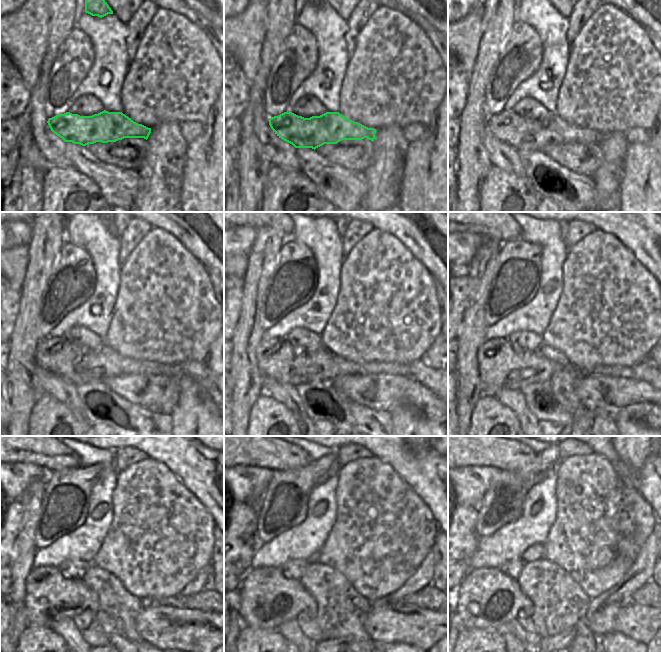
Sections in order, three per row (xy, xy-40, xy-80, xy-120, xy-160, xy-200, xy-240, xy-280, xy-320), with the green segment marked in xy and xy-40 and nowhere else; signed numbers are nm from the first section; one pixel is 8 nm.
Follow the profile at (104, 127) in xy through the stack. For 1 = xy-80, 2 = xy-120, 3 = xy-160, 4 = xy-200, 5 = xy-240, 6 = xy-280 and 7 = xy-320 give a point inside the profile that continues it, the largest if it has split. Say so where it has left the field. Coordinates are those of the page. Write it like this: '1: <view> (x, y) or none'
1: xy-80 (525, 135)
2: xy-120 (80, 365)
3: xy-160 (278, 360)
4: xy-200 (500, 366)
5: xy-240 (49, 596)
6: xy-280 (267, 599)
7: xy-320 (487, 599)

